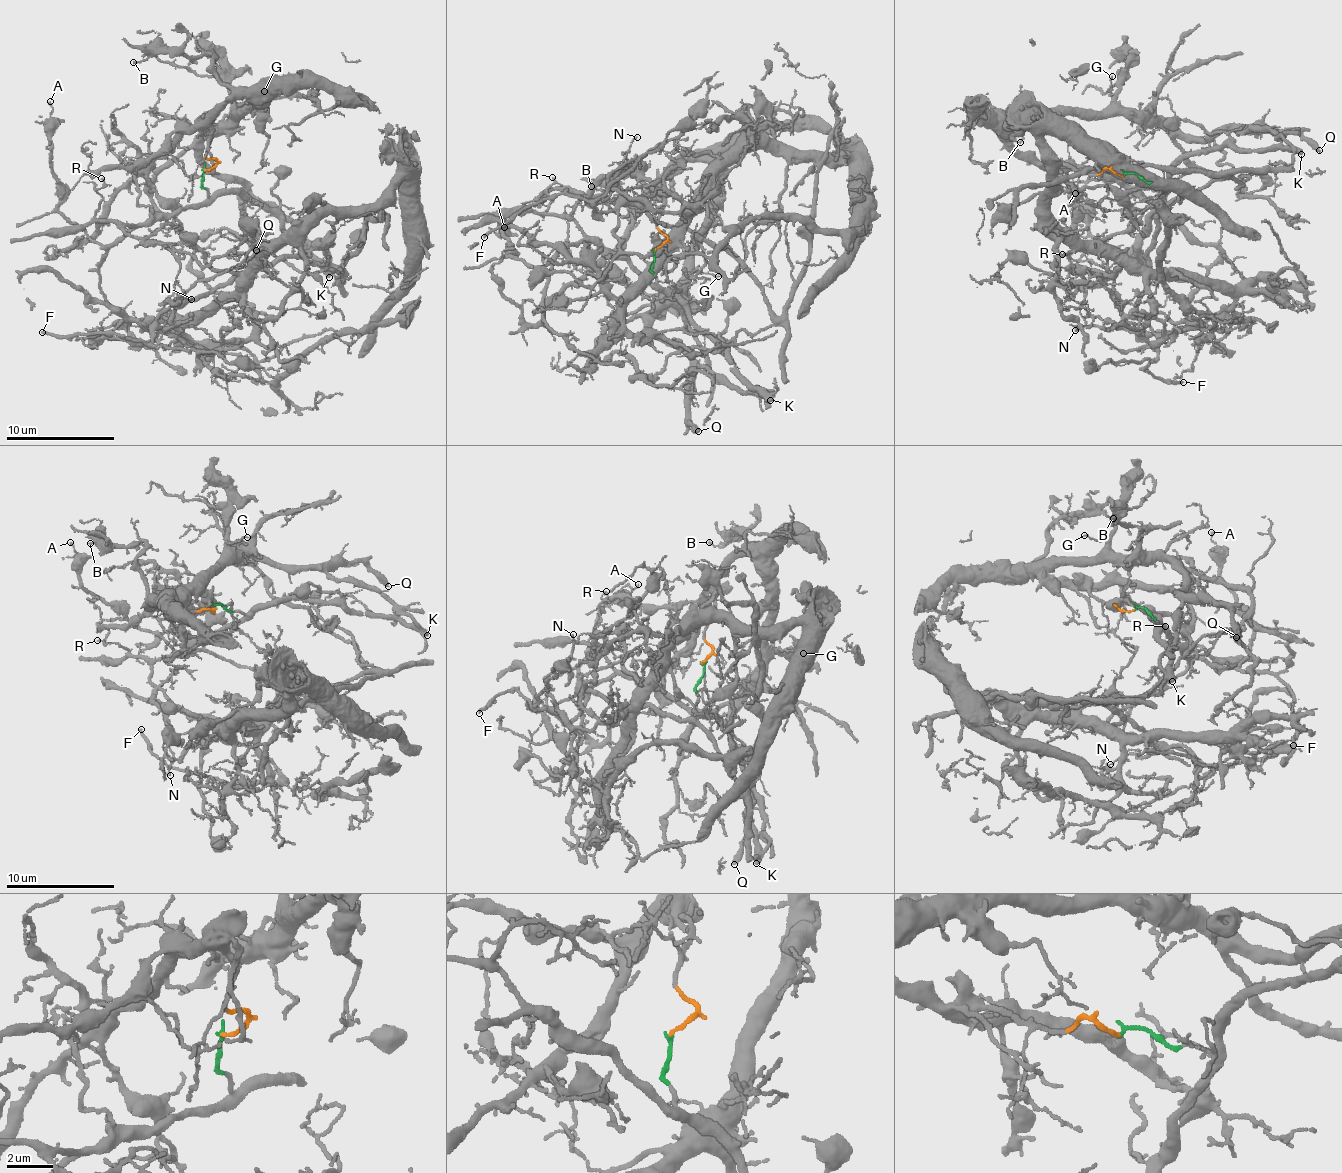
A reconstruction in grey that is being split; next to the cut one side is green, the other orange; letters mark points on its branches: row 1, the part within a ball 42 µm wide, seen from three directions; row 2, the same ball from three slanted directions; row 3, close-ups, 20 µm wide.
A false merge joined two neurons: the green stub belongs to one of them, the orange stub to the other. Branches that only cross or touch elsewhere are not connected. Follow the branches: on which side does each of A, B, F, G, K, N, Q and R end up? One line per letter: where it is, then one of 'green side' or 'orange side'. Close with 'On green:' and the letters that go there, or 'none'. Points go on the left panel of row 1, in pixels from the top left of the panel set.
A: place (50, 101); green side
B: place (133, 62); orange side
F: place (42, 332); green side
G: place (264, 91); orange side
K: place (329, 277); green side
N: place (191, 299); green side
Q: place (256, 250); orange side
R: place (101, 178); green side
On green: A, F, K, N, R

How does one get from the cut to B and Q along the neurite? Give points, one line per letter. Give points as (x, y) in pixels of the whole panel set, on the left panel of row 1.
B: (205, 170), (215, 162), (207, 157), (207, 120), (230, 90), (220, 81), (209, 53), (157, 51), (133, 62)
Q: (205, 170), (215, 162), (209, 122), (255, 96), (202, 144), (216, 173), (242, 185), (256, 249)

